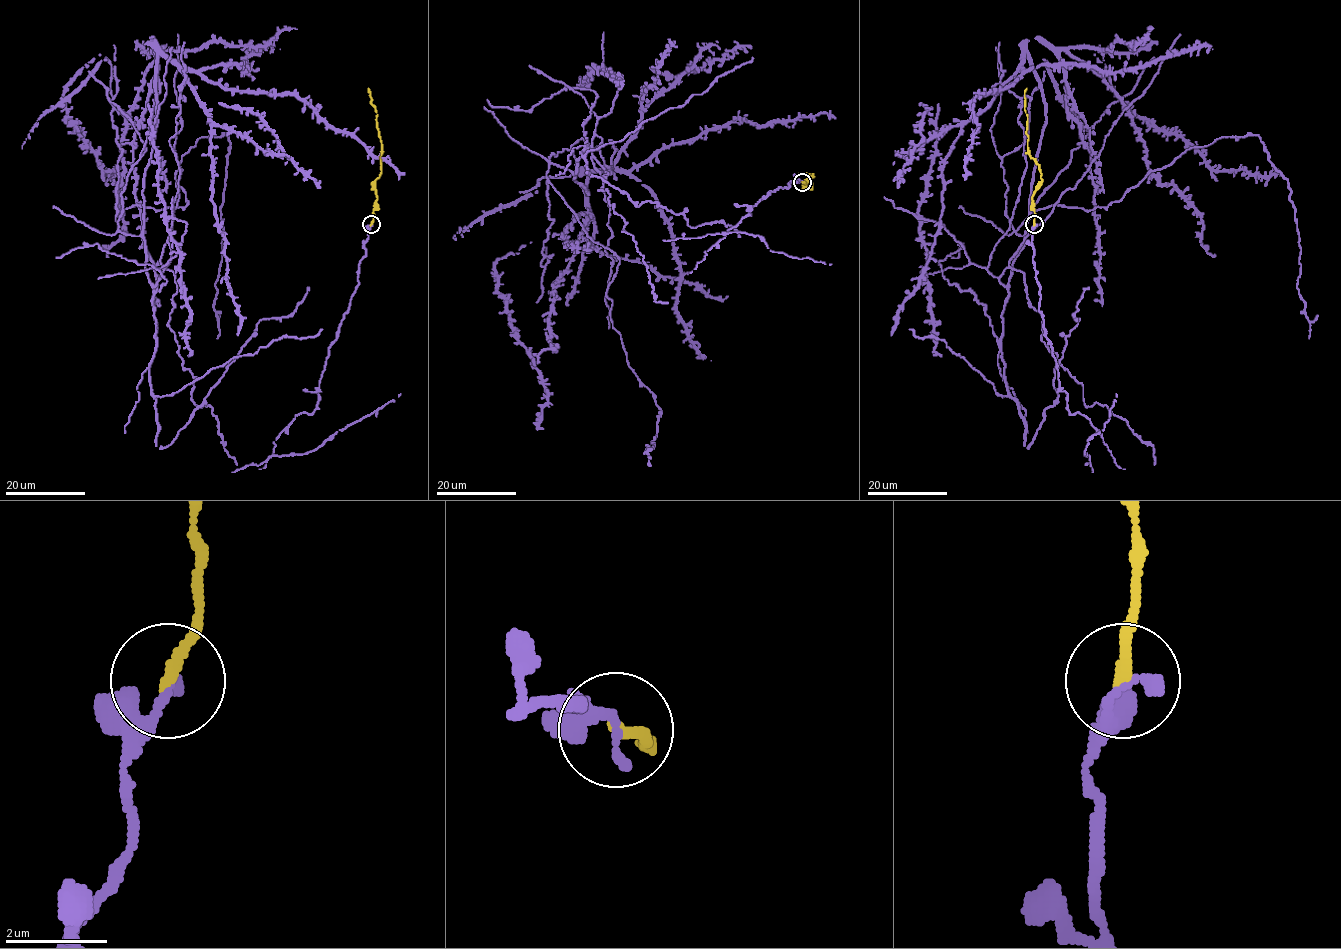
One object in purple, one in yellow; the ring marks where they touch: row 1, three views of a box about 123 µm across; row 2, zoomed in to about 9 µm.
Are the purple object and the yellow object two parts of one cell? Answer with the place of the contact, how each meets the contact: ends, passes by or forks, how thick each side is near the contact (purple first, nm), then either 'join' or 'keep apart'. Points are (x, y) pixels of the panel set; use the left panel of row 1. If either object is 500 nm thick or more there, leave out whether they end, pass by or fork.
place (371, 224); purple ends; yellow ends; calibres 260 and 220 nm; join

